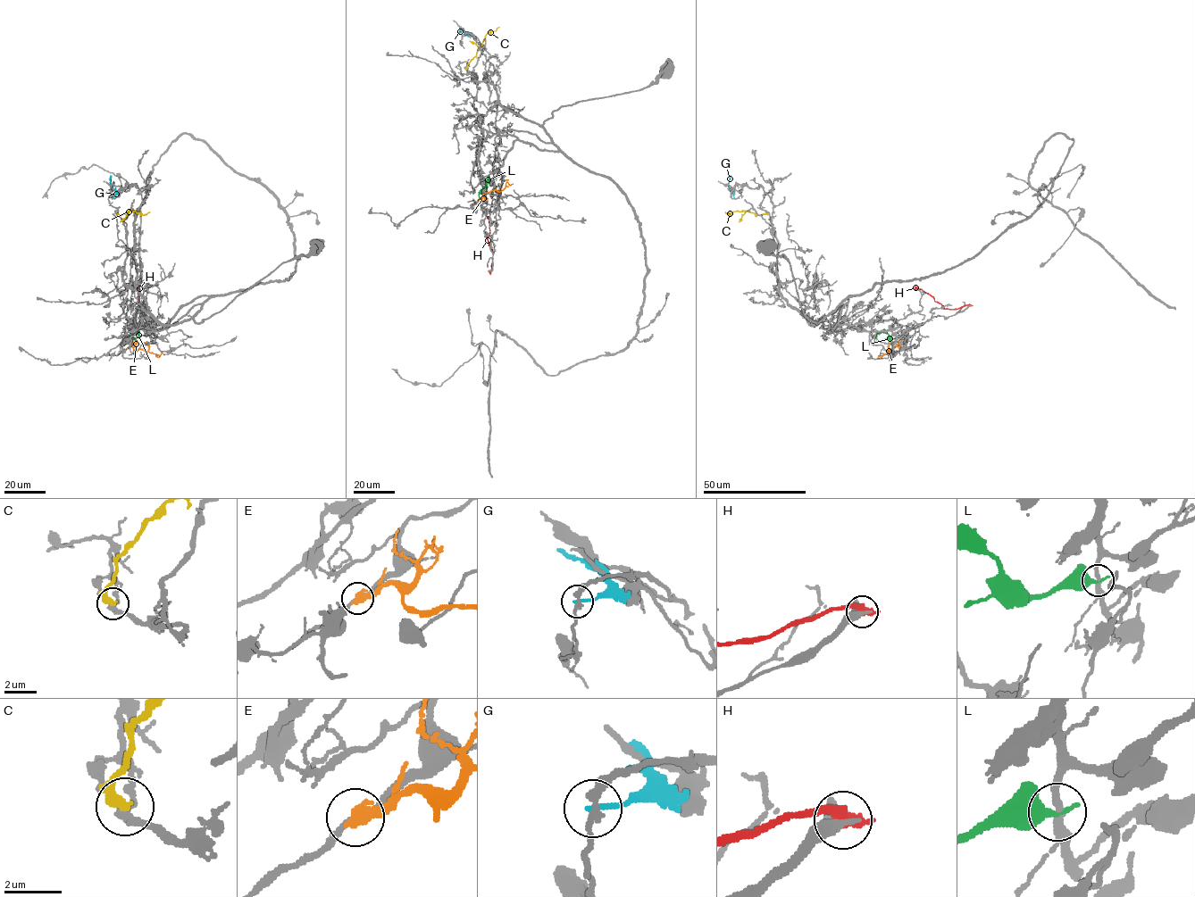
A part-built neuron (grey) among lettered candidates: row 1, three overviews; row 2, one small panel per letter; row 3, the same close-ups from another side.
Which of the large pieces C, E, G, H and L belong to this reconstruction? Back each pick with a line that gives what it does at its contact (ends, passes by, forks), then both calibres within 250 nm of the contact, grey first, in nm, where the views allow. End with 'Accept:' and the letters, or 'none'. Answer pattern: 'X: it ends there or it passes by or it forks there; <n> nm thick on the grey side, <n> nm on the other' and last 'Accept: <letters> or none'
C: it ends there; 320 nm thick on the grey side, 400 nm on the other
Accept: C

